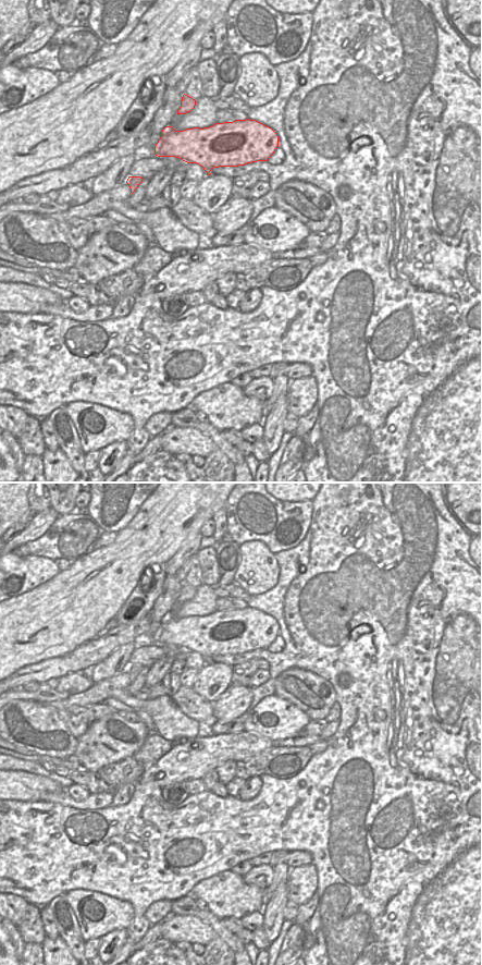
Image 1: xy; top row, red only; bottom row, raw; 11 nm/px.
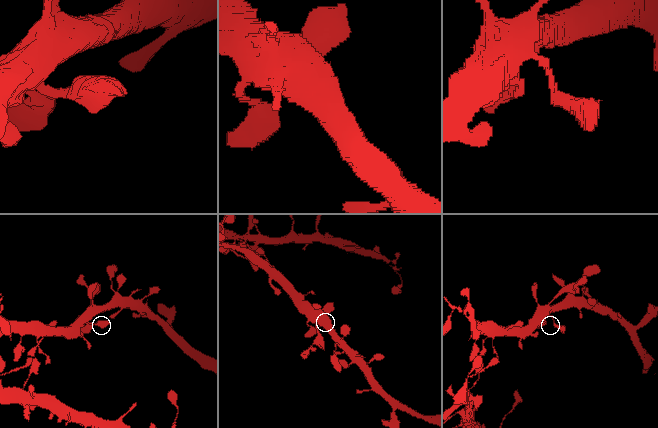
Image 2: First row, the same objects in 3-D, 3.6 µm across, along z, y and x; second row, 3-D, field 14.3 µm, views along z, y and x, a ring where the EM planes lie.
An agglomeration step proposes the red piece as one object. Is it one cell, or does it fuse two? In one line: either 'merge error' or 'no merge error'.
merge error

